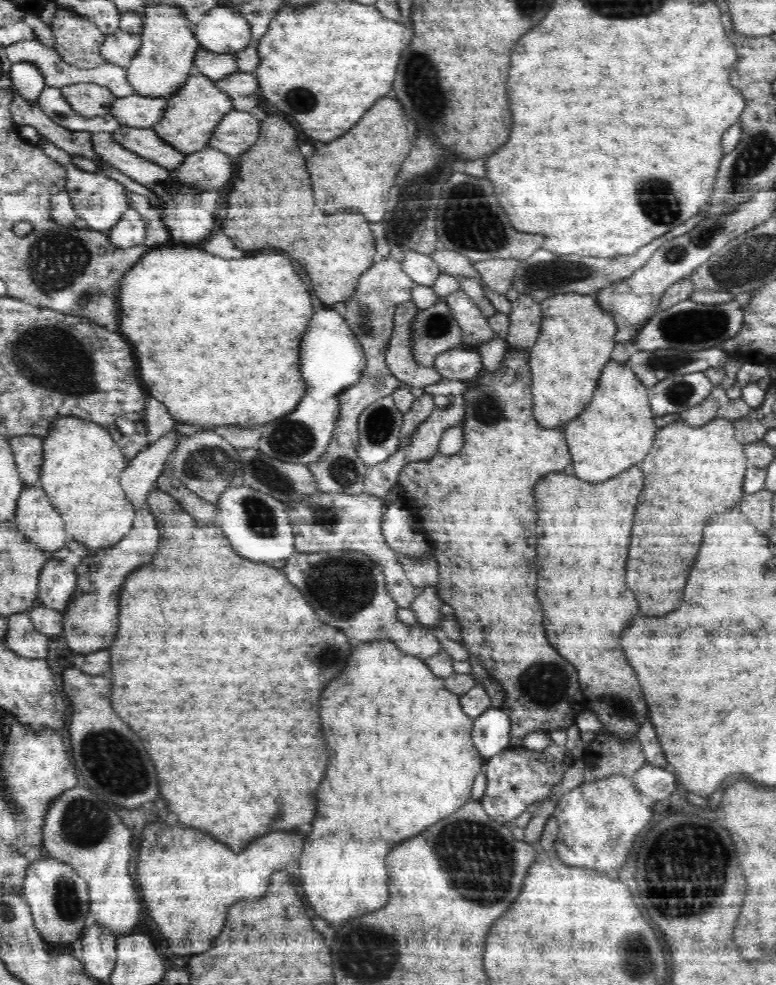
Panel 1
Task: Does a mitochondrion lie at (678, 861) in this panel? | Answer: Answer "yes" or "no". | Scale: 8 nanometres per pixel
yes

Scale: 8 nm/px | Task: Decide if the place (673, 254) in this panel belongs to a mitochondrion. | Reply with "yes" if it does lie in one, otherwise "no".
yes

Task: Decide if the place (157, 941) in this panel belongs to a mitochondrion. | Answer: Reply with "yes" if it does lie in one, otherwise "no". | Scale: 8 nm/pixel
no

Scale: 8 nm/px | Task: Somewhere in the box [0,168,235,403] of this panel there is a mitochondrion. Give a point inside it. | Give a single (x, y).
(56, 259)

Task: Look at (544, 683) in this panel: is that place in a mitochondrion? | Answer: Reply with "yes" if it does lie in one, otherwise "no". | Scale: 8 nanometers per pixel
yes

